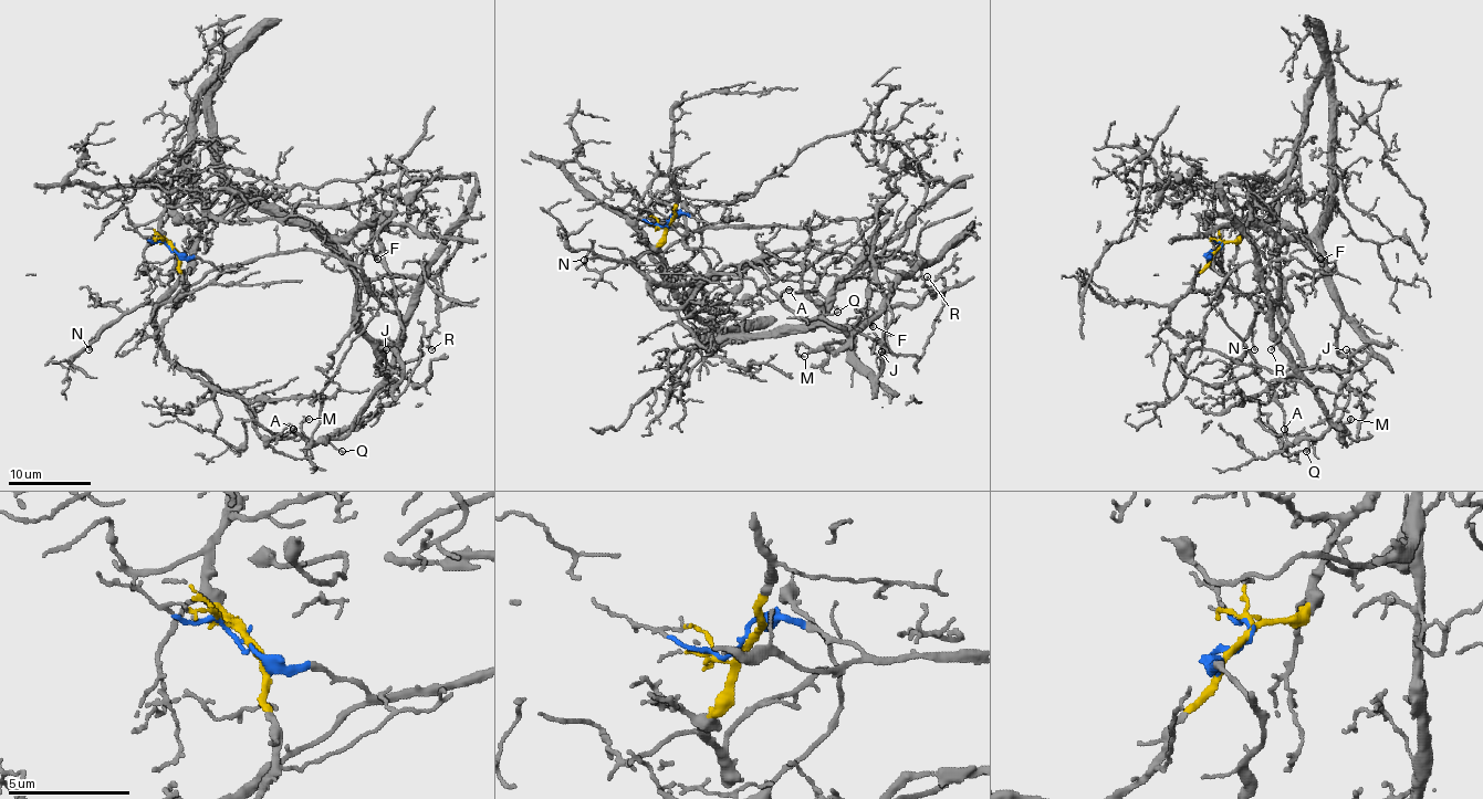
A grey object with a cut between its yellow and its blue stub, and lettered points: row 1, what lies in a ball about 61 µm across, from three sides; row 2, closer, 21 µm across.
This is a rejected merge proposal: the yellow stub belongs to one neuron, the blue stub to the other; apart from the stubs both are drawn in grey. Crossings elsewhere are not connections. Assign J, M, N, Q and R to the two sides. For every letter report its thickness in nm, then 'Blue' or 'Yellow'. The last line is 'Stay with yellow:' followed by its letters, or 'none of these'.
J: Thickness 110 nm. Yellow
M: Thickness 180 nm. Blue
N: Thickness 130 nm. Yellow
Q: Thickness 110 nm. Blue
R: Thickness 140 nm. Yellow
Stay with yellow: J, N, R

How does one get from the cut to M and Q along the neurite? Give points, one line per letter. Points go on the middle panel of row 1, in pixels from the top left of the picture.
M: (668, 223), (857, 223), (898, 275), (890, 300), (841, 347), (796, 345), (805, 356)
Q: (668, 223), (672, 214), (711, 228), (853, 219), (865, 248), (898, 275), (858, 330), (824, 316), (838, 312)

